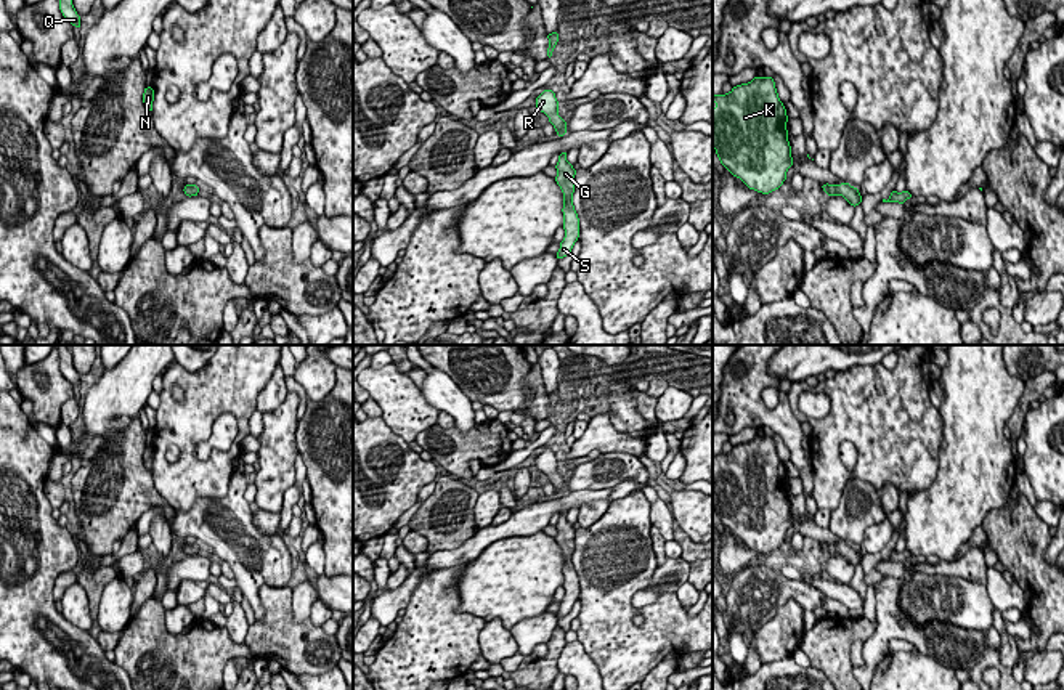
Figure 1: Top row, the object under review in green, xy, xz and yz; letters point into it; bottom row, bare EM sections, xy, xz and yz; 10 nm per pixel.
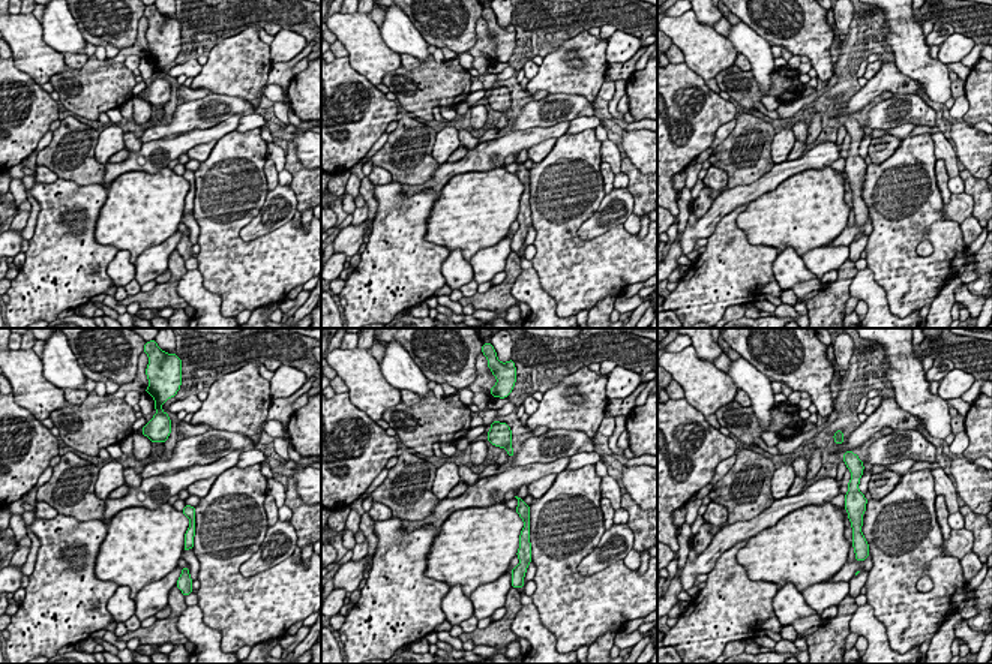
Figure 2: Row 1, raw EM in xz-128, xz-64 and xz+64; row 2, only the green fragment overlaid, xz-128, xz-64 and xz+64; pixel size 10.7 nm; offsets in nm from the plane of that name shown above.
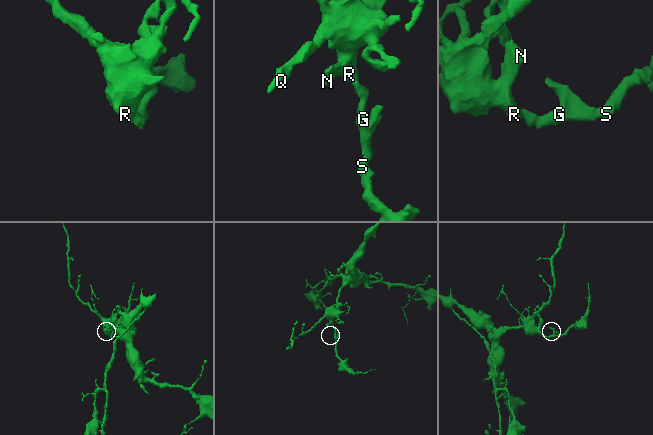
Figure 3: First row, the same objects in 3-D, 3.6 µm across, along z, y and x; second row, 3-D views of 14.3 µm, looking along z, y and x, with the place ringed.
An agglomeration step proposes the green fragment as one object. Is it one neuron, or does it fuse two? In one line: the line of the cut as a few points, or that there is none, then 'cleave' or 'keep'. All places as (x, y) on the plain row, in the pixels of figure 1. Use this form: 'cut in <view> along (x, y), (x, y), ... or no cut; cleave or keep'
no cut; keep

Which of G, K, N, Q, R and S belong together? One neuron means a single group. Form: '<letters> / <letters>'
G K N Q R S

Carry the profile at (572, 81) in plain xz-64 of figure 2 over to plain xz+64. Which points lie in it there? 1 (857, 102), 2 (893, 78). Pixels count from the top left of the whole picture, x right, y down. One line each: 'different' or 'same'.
1: same
2: same

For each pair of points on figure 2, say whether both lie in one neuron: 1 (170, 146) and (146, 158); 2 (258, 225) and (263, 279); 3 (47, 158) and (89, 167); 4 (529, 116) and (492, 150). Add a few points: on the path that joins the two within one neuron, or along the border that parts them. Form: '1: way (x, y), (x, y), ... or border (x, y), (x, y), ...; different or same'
1: way (164, 150), (152, 158); same
2: border (291, 219), (254, 239), (242, 240), (239, 237); different
3: way (57, 158), (78, 165); same
4: border (547, 126), (506, 131), (480, 143); different

